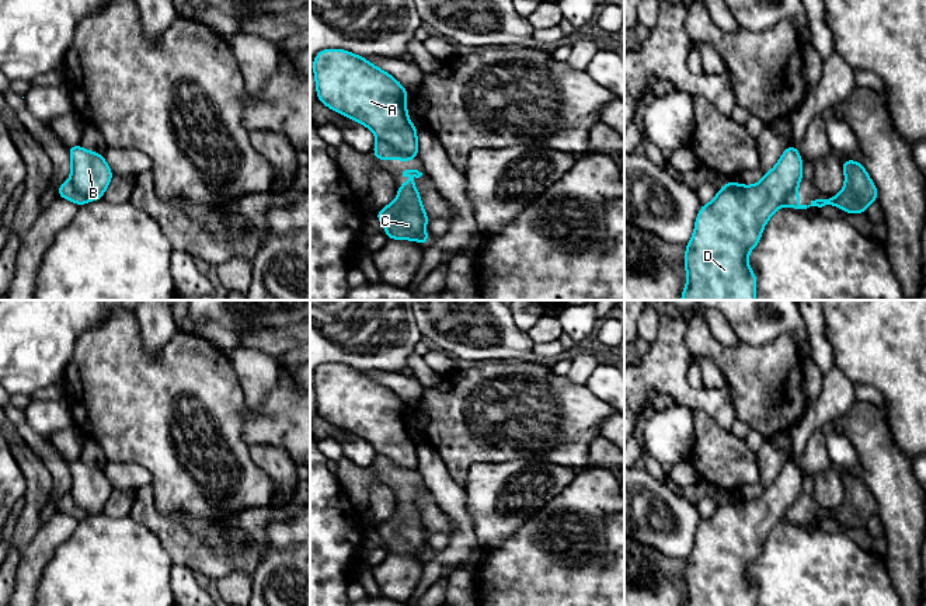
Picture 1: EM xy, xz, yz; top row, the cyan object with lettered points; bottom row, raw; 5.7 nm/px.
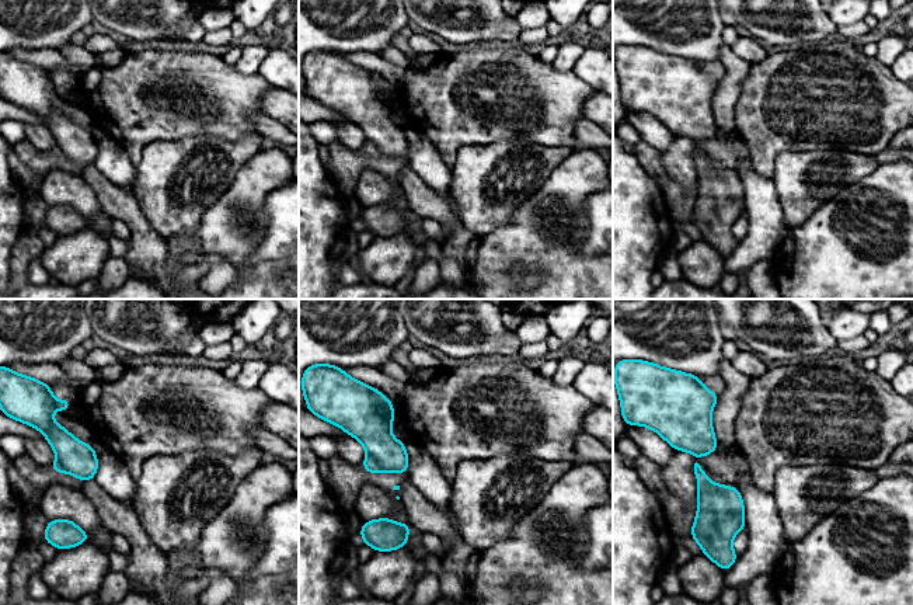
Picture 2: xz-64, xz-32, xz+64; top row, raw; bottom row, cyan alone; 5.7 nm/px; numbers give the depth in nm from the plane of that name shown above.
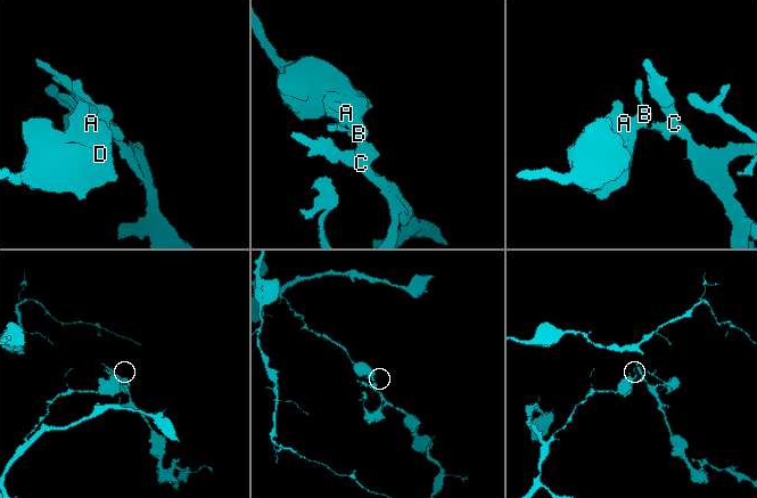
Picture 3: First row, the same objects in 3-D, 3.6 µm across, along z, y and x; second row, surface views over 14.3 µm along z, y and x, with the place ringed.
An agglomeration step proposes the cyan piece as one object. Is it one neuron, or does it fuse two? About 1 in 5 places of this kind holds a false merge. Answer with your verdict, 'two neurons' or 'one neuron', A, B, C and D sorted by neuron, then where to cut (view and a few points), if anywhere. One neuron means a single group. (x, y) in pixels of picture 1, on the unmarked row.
two neurons | A B D / C | xz (378, 455), (400, 467), (415, 470)

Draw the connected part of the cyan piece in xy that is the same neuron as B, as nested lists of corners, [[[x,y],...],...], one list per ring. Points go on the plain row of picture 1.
[[[80,459],[70,460],[67,464],[72,473],[72,488],[69,495],[74,499],[76,505],[88,515],[101,513],[114,491],[104,470],[87,466]]]

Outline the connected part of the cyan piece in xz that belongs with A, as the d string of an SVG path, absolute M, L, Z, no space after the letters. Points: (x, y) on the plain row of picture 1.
M323 363L313 375L318 415L368 440L400 469L417 470L417 442L408 433L408 405L366 372Z

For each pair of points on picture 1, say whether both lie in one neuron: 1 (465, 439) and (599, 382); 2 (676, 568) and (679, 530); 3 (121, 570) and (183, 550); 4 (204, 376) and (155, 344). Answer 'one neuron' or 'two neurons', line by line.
1: two neurons
2: two neurons
3: two neurons
4: two neurons

